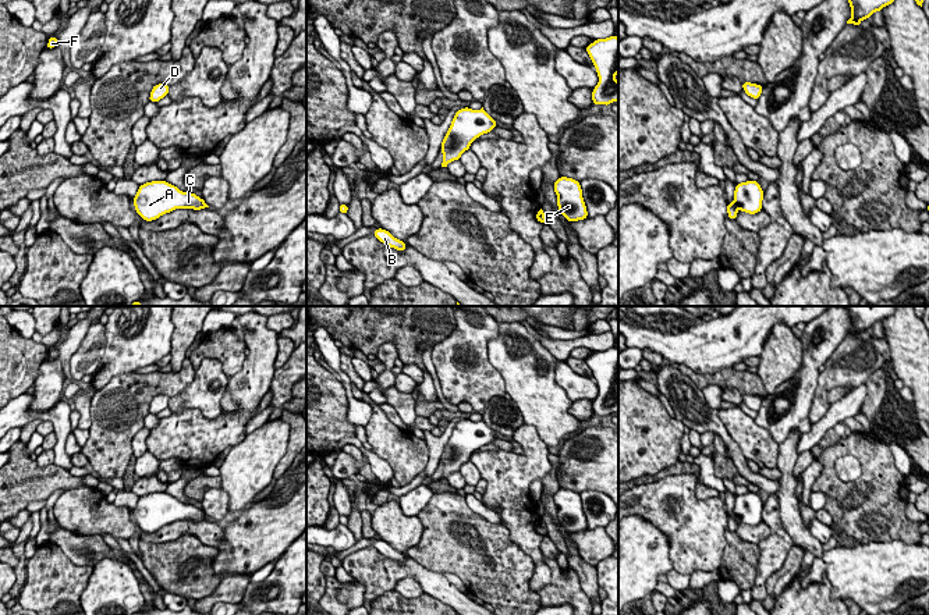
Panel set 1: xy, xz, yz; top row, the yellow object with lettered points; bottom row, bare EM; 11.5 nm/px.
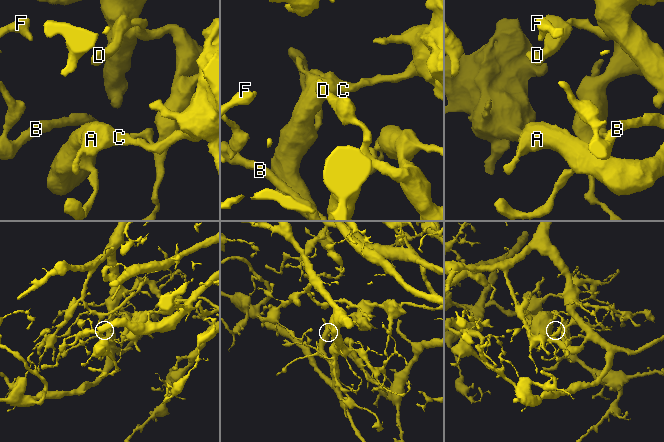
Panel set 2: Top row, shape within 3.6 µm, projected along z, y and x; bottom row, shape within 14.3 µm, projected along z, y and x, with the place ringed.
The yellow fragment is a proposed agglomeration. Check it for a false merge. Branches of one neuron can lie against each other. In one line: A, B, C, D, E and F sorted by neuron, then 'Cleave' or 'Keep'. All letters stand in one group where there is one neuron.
Groups: A B D E F / C. Cleave

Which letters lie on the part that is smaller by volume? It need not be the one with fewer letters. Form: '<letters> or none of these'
C

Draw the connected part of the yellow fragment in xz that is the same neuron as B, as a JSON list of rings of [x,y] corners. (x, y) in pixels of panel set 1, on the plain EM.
[[[377,540],[373,543],[373,547],[383,555],[386,555],[390,559],[394,559],[400,564],[404,564],[404,561],[407,559],[405,554],[394,550],[387,541],[383,540]]]

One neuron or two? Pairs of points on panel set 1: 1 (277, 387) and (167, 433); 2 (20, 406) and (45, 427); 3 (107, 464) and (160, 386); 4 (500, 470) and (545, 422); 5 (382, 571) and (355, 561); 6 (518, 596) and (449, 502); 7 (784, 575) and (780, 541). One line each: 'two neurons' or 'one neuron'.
1: two neurons
2: two neurons
3: one neuron
4: two neurons
5: one neuron
6: one neuron
7: two neurons

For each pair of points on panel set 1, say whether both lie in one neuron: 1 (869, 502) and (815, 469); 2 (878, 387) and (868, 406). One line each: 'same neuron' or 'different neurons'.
1: different neurons
2: same neuron

